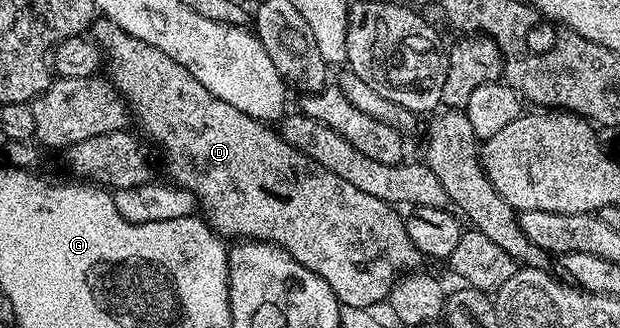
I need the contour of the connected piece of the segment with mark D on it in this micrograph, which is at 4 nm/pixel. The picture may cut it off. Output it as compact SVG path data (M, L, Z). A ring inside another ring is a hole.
M105 18L95 19L92 25L92 40L98 45L104 57L104 72L108 80L113 84L114 89L122 95L126 101L127 108L130 109L133 119L138 120L137 131L145 137L151 145L158 144L158 148L162 151L162 156L166 159L166 172L171 181L179 188L186 188L198 200L201 211L204 213L204 219L219 236L229 238L229 236L238 236L242 240L261 240L277 244L288 254L292 254L292 258L296 258L296 262L300 262L308 270L312 270L320 278L324 278L324 282L328 282L328 286L332 286L332 290L336 294L339 304L348 308L365 308L373 309L373 304L378 304L387 299L392 289L394 289L394 281L399 279L403 270L414 270L419 267L420 254L416 250L416 246L412 246L412 242L408 238L408 230L406 229L406 221L400 215L397 216L395 209L383 202L380 198L372 198L372 194L364 194L364 190L360 190L356 186L352 186L352 182L344 182L344 178L340 178L340 174L332 174L332 170L328 170L324 166L320 166L320 162L316 162L312 158L308 158L308 154L304 154L296 148L294 144L290 144L282 137L281 131L275 130L269 123L262 123L259 120L253 120L248 114L241 113L235 107L230 106L227 102L221 101L220 98L214 97L208 90L204 88L184 68L180 63L173 61L172 58L164 54L163 50L158 50L154 46L150 46L147 42L142 42L136 37L129 36L124 29Z

